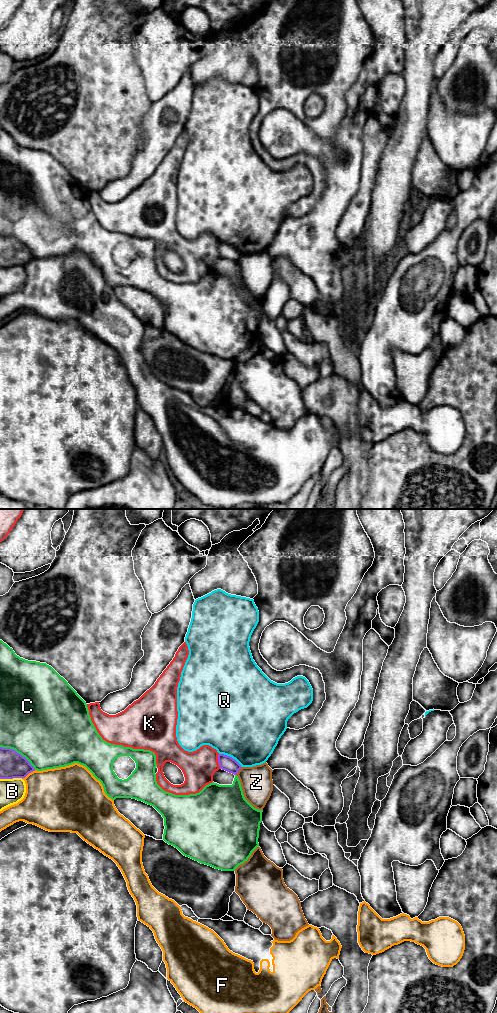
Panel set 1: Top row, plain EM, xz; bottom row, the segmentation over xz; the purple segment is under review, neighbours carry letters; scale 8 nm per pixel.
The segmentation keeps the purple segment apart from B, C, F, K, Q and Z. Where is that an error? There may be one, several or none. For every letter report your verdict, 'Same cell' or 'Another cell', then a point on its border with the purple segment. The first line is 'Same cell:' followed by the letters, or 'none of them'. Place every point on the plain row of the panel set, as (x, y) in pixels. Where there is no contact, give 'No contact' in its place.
Same cell: none of them
B: Another cell. Touches purple at xz (11, 266)
C: Another cell. Touches purple at xz (18, 241)
F: Another cell. Touches purple at xz (28, 261)
K: Another cell. Touches purple at xz (218, 249)
Q: Another cell. Touches purple at xz (229, 244)
Z: Another cell. Touches purple at xz (238, 258)

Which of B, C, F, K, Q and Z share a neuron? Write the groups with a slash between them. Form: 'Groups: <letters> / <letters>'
Groups: B / C / F / K / Q / Z

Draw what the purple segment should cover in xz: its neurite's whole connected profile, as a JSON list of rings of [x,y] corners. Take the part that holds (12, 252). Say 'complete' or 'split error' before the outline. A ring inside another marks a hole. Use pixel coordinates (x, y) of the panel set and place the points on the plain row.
complete; [[[0,235],[0,267],[25,266],[35,259],[30,250],[10,236]]]

